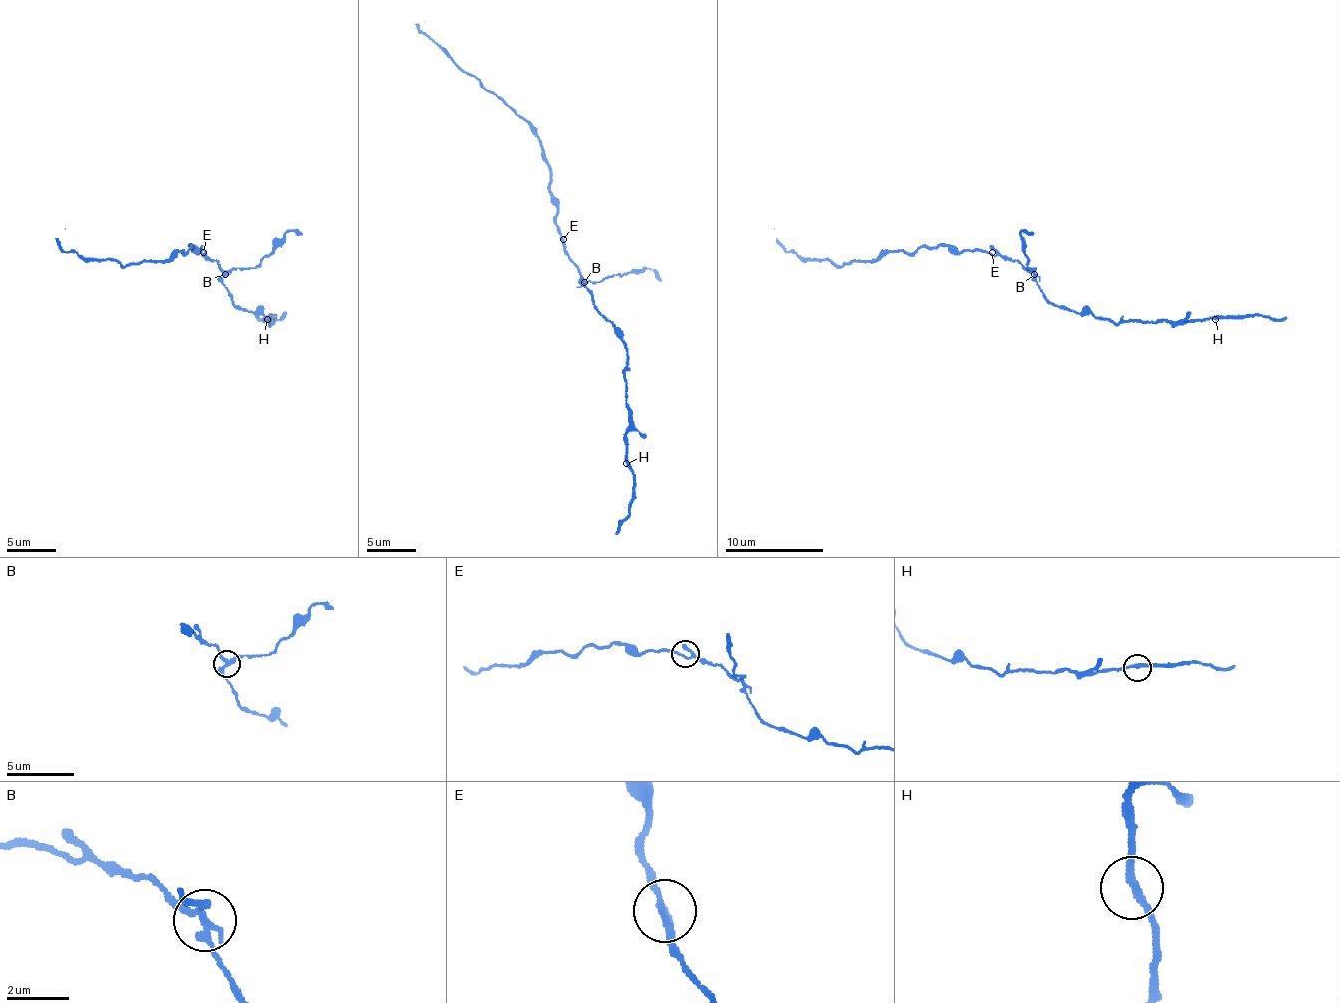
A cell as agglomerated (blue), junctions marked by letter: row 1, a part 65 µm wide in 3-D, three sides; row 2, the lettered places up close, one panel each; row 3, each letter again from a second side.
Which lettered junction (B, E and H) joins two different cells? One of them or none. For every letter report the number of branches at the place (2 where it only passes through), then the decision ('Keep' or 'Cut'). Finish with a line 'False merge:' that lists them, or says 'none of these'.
B: Branches: 3. Cut
E: Branches: 3. Keep
H: Branches: 2. Keep
False merge: B

